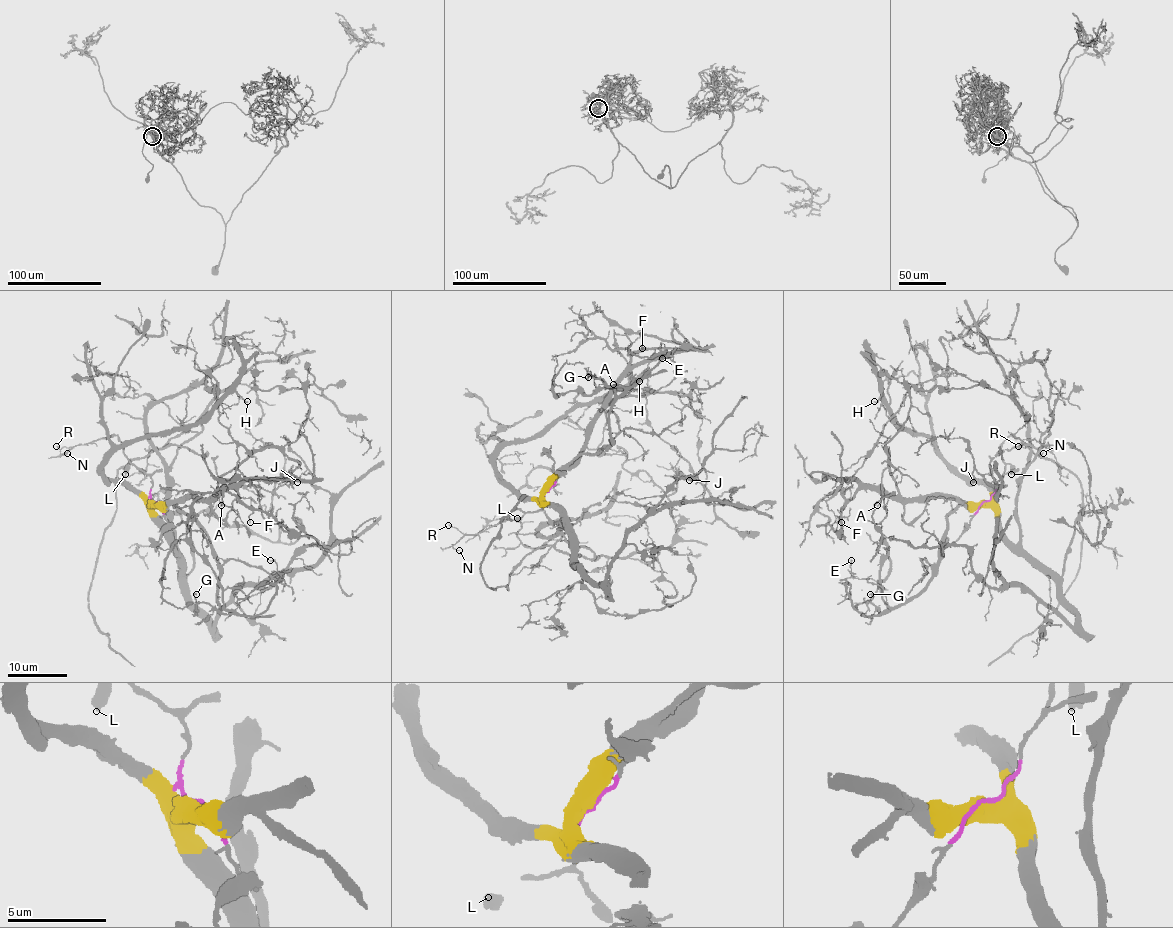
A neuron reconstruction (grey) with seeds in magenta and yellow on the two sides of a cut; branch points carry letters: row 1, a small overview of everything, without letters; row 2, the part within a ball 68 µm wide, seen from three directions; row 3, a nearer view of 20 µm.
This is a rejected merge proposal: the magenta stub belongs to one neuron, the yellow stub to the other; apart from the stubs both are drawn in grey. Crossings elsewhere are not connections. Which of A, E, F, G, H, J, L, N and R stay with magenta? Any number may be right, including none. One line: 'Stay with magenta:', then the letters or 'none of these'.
Stay with magenta: L, N, R

